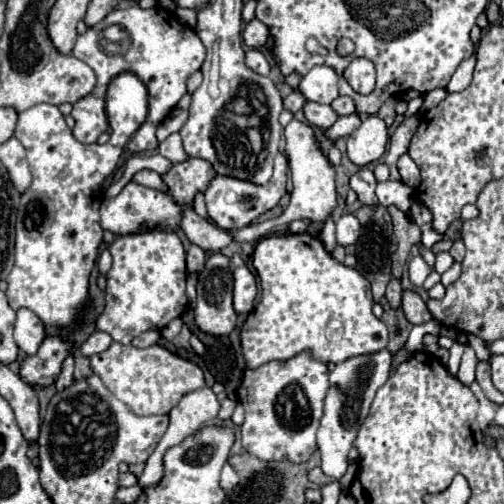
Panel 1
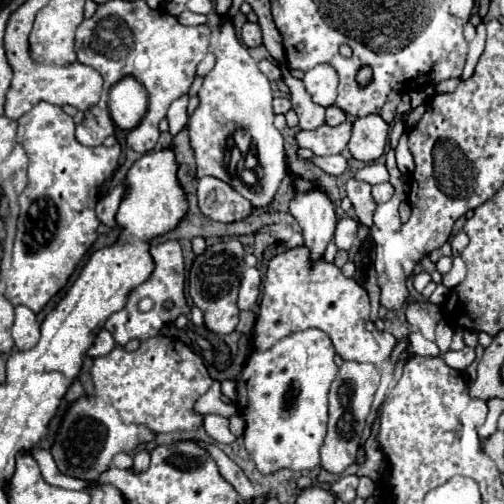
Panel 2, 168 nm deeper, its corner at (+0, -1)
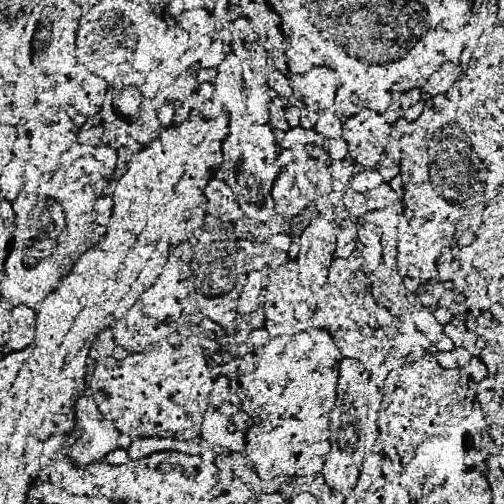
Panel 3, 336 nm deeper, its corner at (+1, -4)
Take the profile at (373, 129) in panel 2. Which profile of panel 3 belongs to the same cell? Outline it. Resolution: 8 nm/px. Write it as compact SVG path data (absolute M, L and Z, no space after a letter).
M361 109L361 113L347 117L341 135L349 145L351 161L377 167L385 156L391 127L373 109Z

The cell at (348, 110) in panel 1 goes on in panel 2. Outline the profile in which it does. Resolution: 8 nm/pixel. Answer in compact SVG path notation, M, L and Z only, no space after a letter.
M328 106L326 108L326 124L328 126L338 126L346 120L346 114L338 106Z

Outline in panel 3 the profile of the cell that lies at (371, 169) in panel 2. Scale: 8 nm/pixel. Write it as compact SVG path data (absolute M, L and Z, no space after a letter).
M361 169L349 177L349 187L359 193L365 193L367 189L377 187L381 183L383 183L383 177L381 173L377 173L377 169Z

